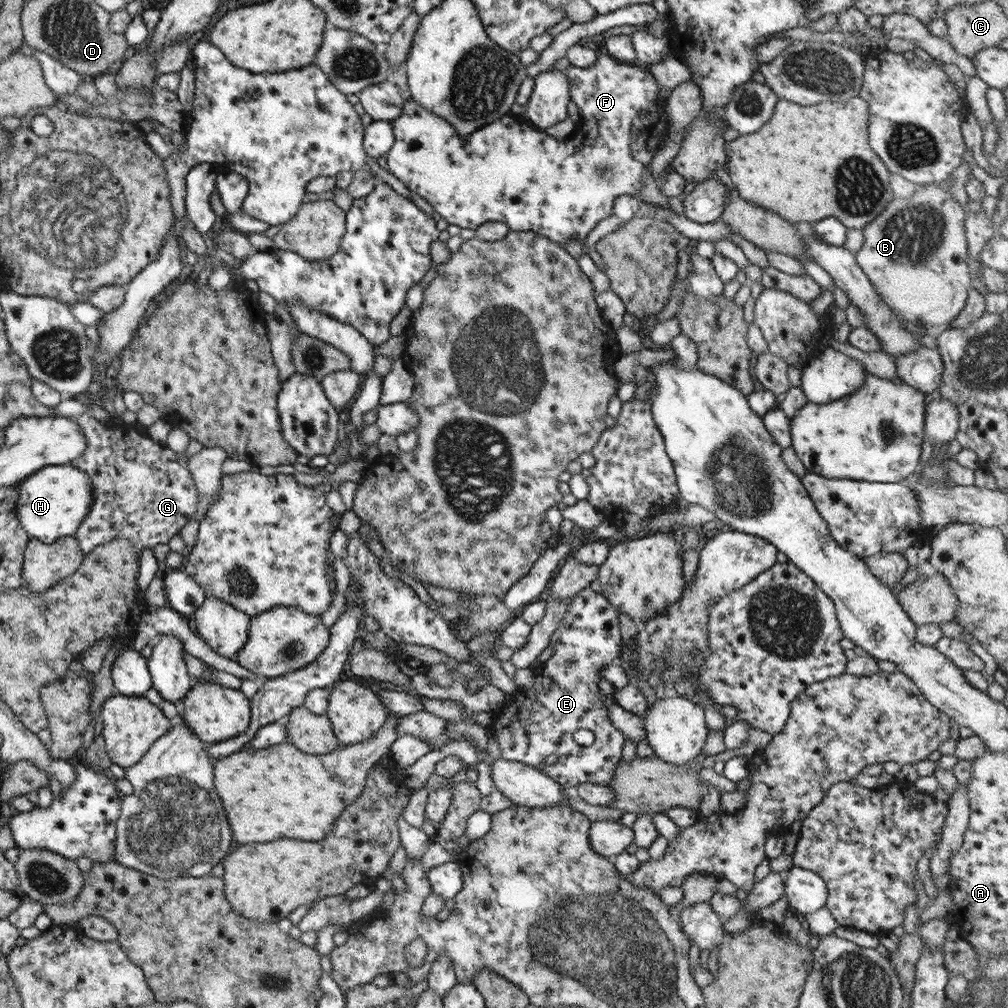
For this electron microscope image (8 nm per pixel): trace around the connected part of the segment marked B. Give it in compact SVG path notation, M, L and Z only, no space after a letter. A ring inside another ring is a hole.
M949 179L943 182L921 185L919 191L906 199L894 198L877 218L863 226L863 242L857 250L855 261L867 277L867 280L892 312L901 319L925 328L949 324L965 304L968 290L972 285L969 269L966 265L965 227L966 213L962 206L954 202L949 195Z

